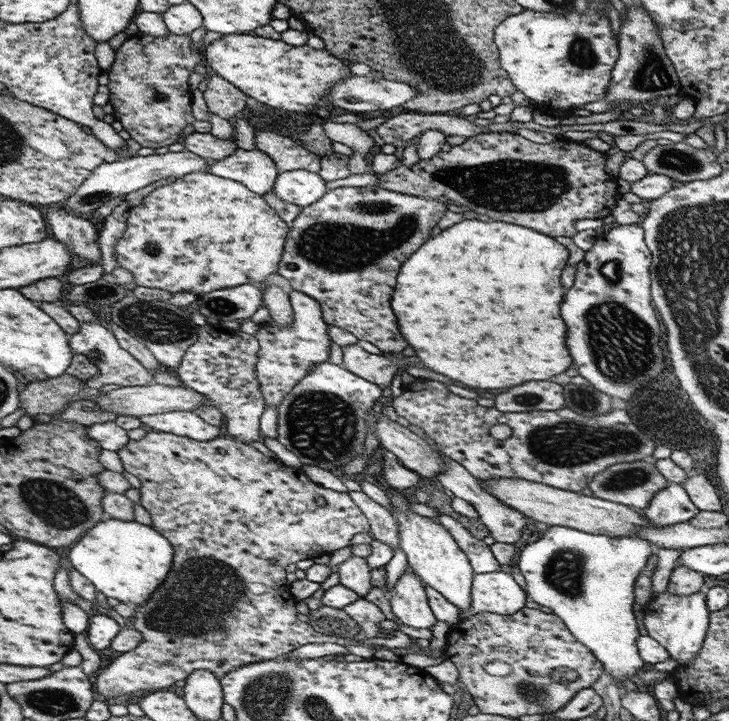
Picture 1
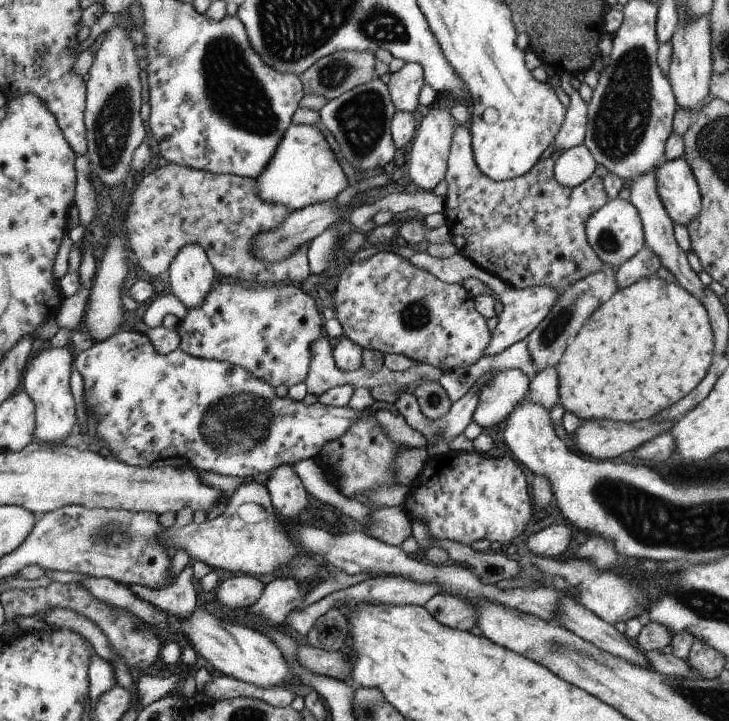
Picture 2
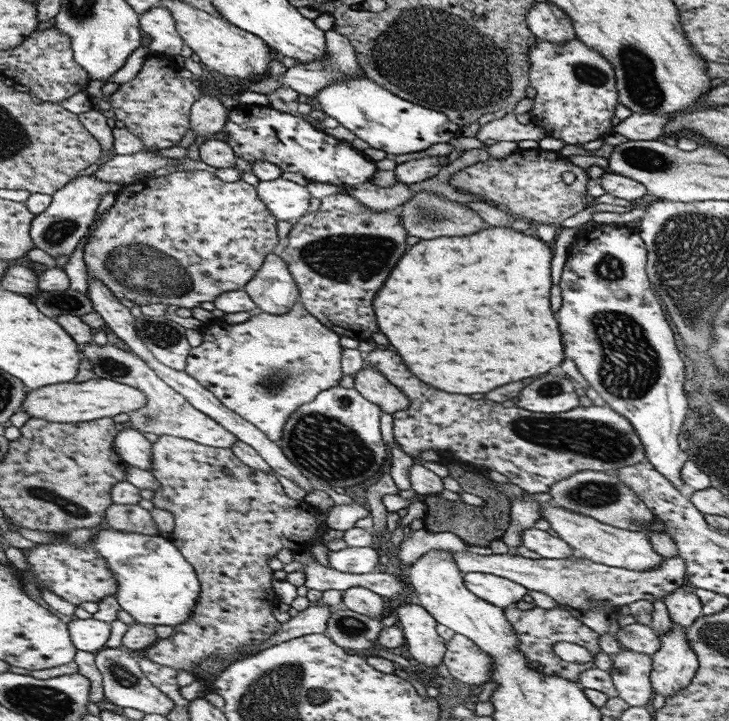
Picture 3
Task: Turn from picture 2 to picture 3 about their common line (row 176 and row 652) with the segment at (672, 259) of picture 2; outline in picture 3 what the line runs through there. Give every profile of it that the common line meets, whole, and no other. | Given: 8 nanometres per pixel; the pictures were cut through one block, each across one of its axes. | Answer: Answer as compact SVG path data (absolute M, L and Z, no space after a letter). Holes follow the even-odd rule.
M638 622L619 628L615 639L624 649L654 654L661 645L659 636L653 631L652 626Z

